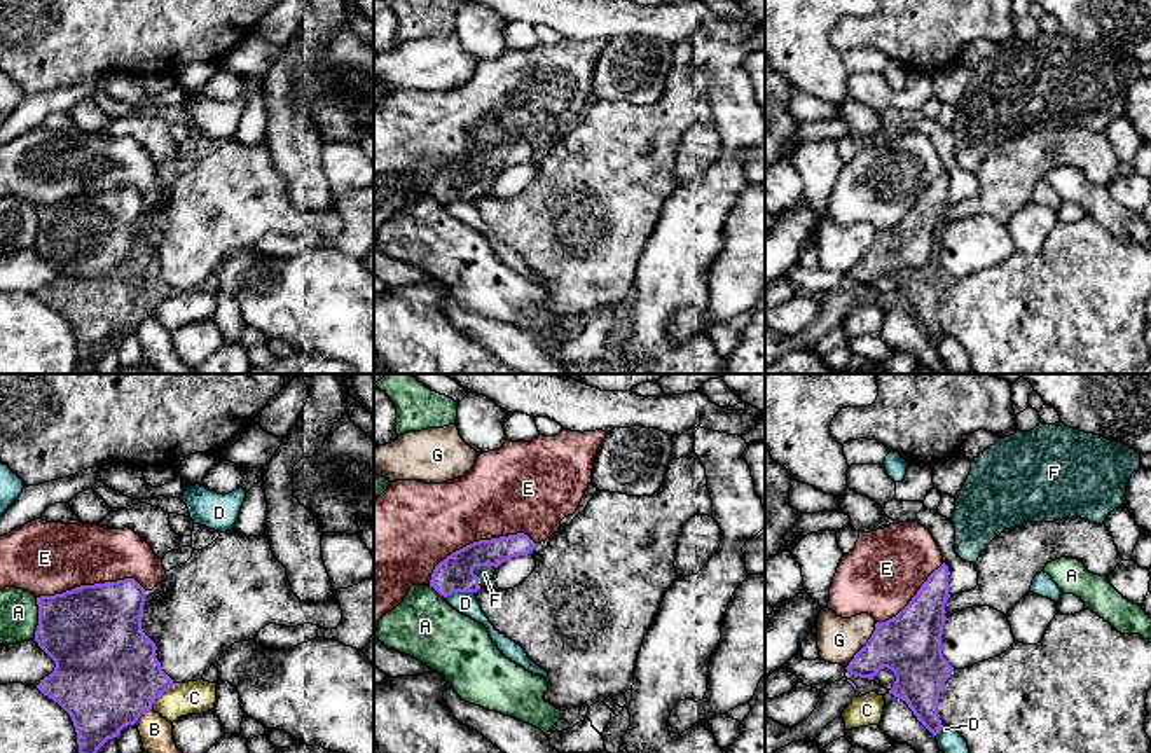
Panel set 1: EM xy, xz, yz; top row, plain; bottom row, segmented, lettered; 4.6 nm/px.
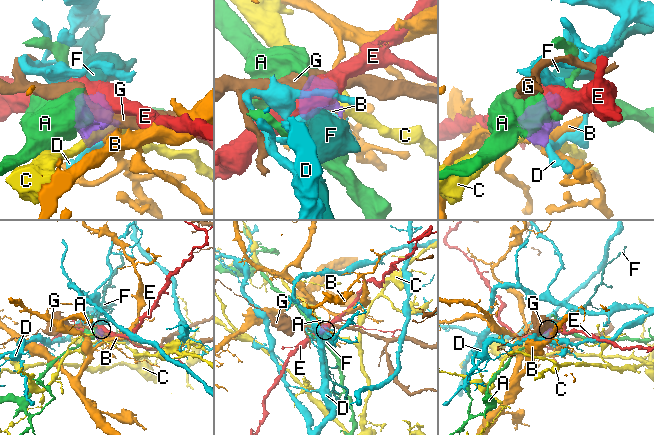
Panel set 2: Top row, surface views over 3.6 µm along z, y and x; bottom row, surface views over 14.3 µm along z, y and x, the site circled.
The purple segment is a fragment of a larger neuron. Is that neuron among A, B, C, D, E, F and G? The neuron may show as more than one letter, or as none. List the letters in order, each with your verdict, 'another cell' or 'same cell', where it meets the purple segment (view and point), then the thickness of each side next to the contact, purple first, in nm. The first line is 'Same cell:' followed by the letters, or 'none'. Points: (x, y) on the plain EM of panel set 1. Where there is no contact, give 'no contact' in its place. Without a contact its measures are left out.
Same cell: F
A: another cell; contact xy (39, 226); calibres 420 and 180 nm
B: another cell; contact xy (142, 322); calibres 480 and 150 nm
C: another cell; contact xy (161, 303); calibres 460 and 160 nm
D: another cell; contact xz (460, 200); calibres 170 and 100 nm
E: another cell; contact xz (475, 151); calibres 170 and 380 nm
F: same cell; contact xz (474, 175); calibres 170 and 70 nm
G: another cell; contact yz (865, 254); calibres 280 and 200 nm

